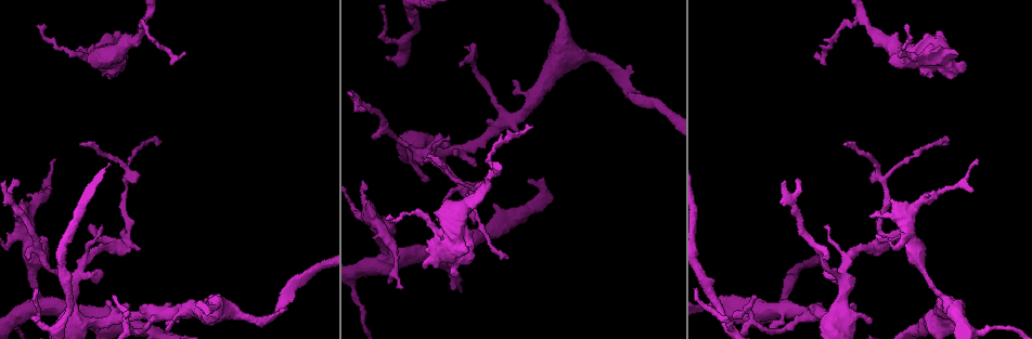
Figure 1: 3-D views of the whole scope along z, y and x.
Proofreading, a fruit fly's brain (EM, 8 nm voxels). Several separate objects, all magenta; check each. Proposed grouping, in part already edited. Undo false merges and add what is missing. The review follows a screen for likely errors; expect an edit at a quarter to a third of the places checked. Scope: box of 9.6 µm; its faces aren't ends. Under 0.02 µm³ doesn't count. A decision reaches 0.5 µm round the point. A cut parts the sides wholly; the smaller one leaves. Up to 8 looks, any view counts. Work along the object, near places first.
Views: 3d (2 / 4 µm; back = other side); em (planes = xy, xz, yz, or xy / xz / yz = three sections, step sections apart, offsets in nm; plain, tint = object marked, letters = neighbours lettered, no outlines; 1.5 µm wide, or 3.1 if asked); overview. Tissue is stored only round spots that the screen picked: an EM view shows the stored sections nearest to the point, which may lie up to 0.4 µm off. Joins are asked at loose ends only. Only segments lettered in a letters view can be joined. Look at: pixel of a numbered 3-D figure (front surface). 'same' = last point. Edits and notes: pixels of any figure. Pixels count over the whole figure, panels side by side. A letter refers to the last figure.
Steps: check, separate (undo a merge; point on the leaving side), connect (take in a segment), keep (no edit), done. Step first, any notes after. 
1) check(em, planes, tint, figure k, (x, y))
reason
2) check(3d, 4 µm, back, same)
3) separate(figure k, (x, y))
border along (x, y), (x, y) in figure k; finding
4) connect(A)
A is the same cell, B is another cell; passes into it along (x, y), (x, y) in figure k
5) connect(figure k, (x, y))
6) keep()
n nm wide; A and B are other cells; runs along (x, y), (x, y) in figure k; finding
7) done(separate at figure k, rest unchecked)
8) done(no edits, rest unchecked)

check(3d, 2 µm, figure 1, (15, 217))

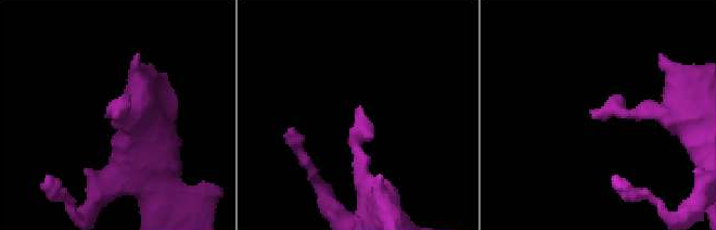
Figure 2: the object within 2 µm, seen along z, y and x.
check(em, planes, letters, figure 2, (591, 117))
now the EM

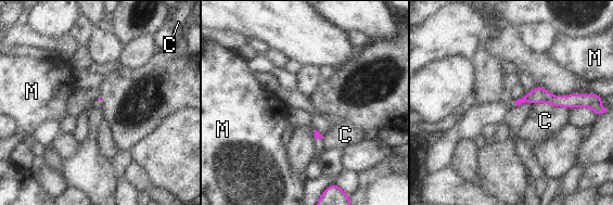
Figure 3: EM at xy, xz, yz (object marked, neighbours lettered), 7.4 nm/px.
keep()
C touches over 190 nm; C and M are other cells; none of them fits

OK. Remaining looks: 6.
check(em, planes, letters, figure 1, (827, 226))
thin end

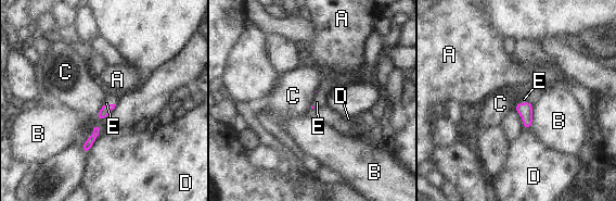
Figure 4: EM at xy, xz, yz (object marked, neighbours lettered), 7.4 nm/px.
connect(E)
E is the same cell, A, B, C and D are other cells; passes into it along (106, 109), (110, 104), (112, 98) in figure 4; it goes on there

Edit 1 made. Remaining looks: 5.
check(3d, 2 µm, figure 1, (125, 316))
thin end

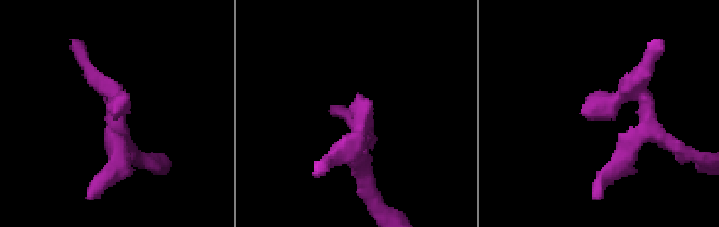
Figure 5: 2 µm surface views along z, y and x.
check(em, xy, step 4, letters, figure 5, (118, 107))
need the tissue

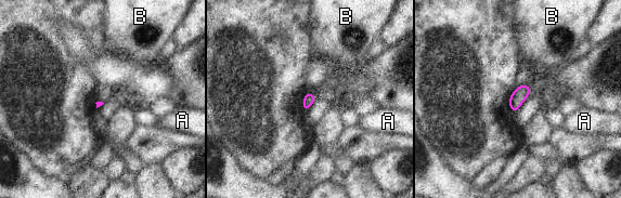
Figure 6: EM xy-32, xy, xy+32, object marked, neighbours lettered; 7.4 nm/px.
check(em, planes, letters, same)

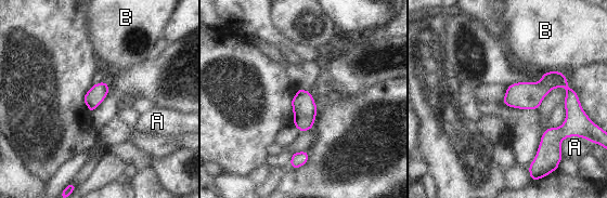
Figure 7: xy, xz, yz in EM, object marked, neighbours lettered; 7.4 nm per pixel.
keep()
A and B are other cells; runs along (559, 74), (571, 122), (539, 160) in figure 7; no lettered segment goes on from it

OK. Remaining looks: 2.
done(connect at figure 4, rest unchecked)

